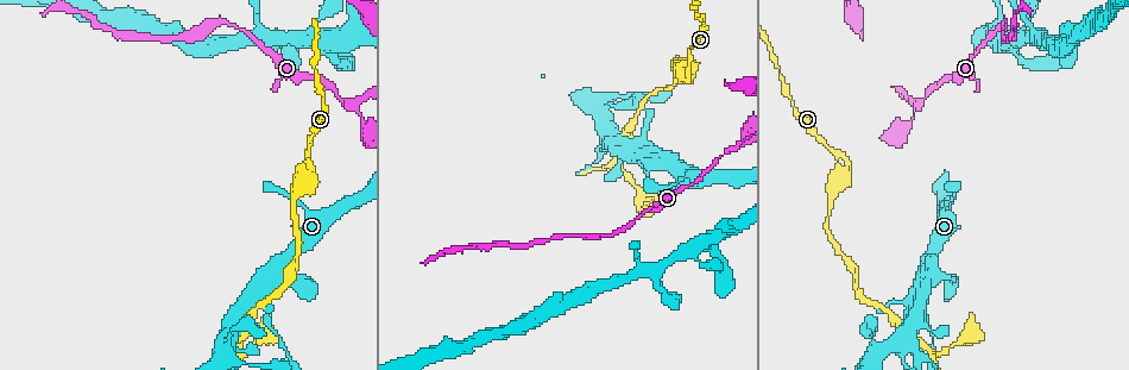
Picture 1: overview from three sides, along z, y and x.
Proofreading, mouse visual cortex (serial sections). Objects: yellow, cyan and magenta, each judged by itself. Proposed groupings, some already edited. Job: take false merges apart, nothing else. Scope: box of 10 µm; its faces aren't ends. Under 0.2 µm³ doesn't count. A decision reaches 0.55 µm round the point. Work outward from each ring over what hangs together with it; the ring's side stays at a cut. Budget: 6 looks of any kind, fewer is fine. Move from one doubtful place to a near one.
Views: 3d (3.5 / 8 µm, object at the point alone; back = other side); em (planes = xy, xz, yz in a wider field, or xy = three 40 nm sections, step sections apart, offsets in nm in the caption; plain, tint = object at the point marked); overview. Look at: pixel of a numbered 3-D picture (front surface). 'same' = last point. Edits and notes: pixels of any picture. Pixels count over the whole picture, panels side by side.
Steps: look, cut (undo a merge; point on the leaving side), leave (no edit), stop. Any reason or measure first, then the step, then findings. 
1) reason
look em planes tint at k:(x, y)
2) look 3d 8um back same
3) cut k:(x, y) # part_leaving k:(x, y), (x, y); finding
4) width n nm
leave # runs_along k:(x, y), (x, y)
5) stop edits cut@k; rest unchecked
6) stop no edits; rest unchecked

branch point
look 3d 8um at 1:(351, 103)

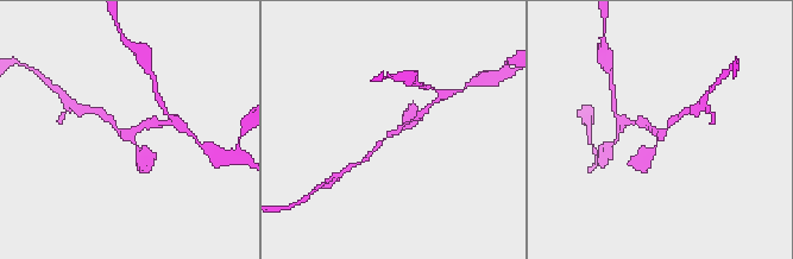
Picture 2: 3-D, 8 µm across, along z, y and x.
arms 3; arm_widths 150, 150, 200 nm; need the tissue
look em xy step 1 tint same

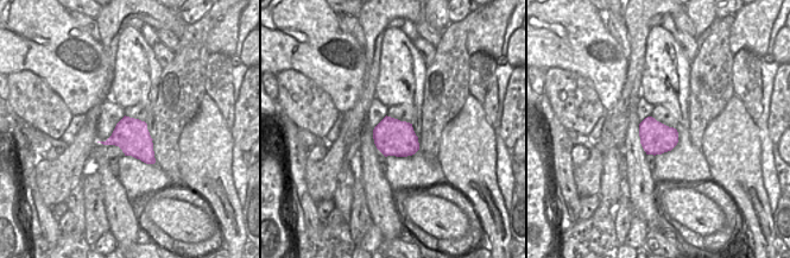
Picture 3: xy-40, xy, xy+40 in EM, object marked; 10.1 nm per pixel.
width 380 nm
leave # runs_along 2:(104, 117), (128, 136), (145, 158); all the same cell

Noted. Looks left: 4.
sharp bend
look 3d 3.5um at 1:(689, 81)

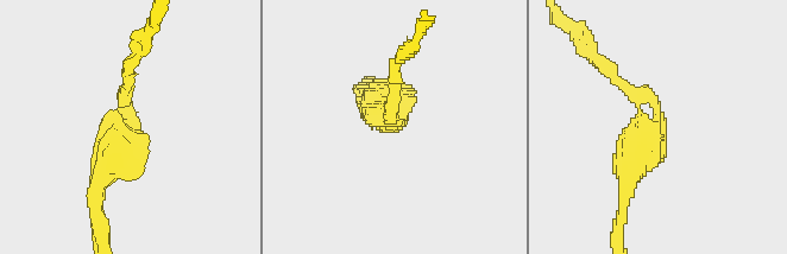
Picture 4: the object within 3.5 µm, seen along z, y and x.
need the tissue
look em xy step 1 plain at 4:(124, 111)

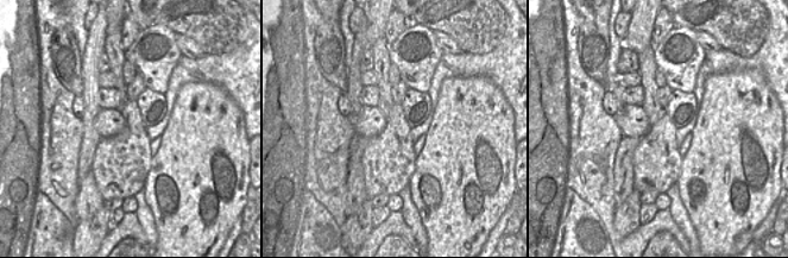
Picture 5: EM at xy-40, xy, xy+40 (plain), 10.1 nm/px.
where the object lies
look em xy step 1 tint same

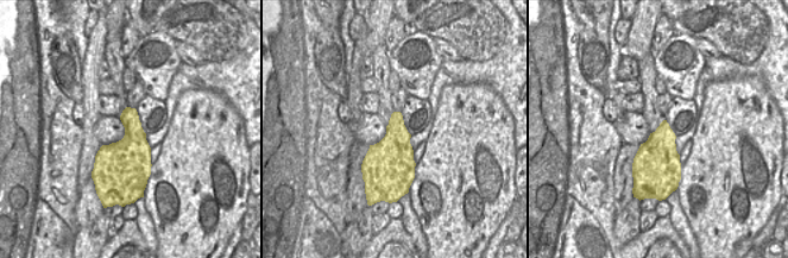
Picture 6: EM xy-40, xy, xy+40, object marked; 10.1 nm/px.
leave # runs_along 4:(596, 58), (656, 106), (629, 176); continuous, no second cell

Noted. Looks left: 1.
stop no edits; rest unchecked

